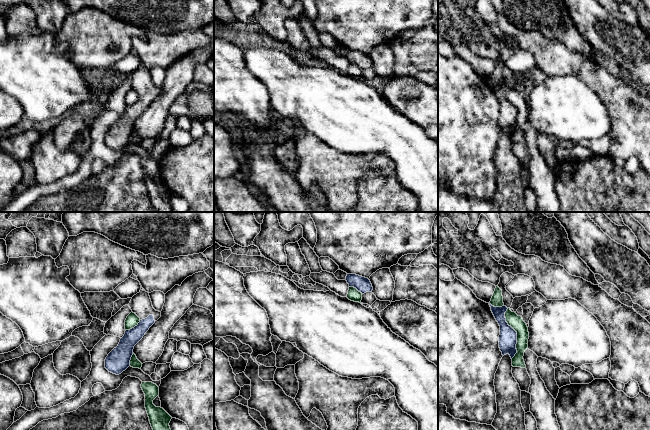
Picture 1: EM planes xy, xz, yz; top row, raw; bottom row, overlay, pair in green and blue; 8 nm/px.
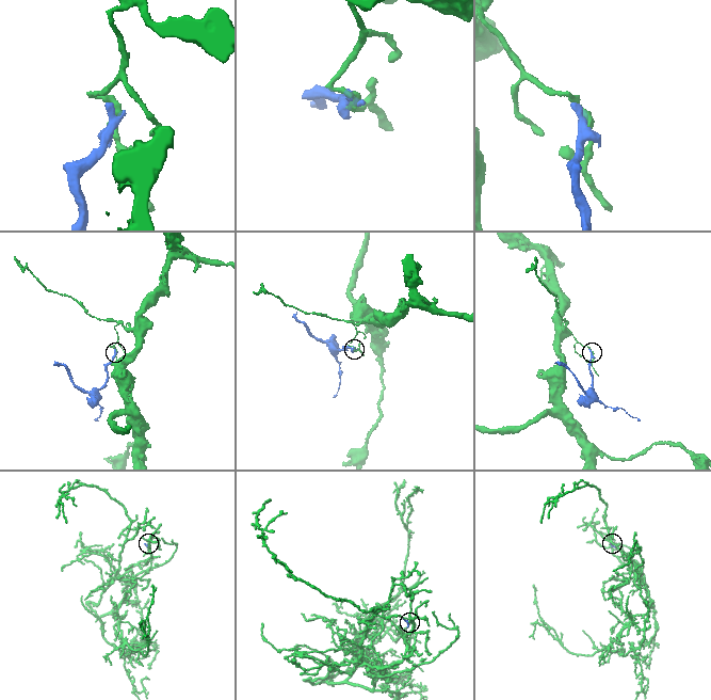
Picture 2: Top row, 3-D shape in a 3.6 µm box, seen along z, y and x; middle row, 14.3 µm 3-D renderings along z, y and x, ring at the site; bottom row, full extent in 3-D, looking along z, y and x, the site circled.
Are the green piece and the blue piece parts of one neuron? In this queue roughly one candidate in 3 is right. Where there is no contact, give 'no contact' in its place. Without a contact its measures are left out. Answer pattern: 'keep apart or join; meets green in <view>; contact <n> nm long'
keep apart; meets green in yz; contact 400 nm long

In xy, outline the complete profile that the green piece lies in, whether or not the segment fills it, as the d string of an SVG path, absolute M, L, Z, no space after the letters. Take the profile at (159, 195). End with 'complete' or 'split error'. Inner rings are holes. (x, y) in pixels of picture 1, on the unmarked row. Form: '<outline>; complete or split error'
M142 158L145 170L145 184L153 207L158 212L173 212L169 199L172 193L161 183L156 183L153 176L159 171L159 163L152 158Z; complete

